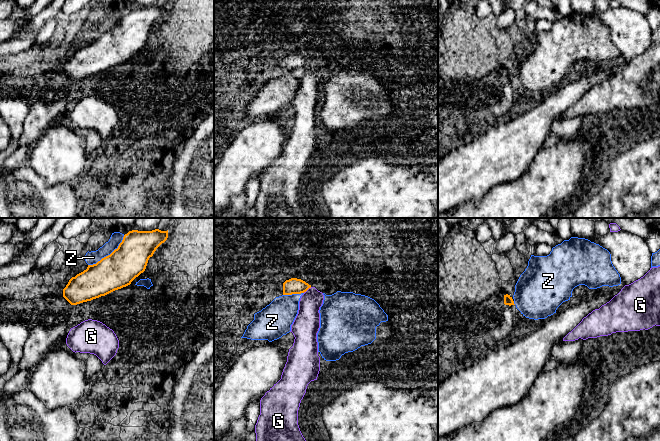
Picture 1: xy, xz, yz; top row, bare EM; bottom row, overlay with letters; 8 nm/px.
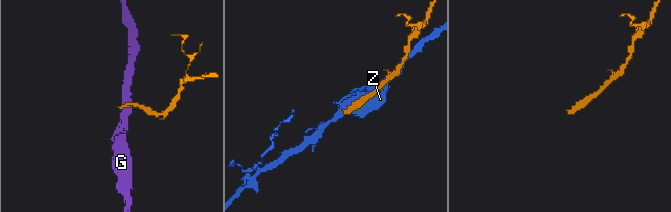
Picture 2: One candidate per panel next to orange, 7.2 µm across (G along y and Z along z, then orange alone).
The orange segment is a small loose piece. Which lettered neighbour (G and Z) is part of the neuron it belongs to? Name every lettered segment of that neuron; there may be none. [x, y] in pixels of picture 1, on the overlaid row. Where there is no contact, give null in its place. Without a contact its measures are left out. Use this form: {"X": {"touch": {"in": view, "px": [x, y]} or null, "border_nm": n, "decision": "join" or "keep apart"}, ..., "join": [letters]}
{"G": {"touch": {"in": "xz", "px": [307, 289]}, "border_nm": 80, "decision": "keep apart"}, "Z": {"touch": {"in": "xy", "px": [108, 255]}, "border_nm": 380, "decision": "keep apart"}, "join": []}

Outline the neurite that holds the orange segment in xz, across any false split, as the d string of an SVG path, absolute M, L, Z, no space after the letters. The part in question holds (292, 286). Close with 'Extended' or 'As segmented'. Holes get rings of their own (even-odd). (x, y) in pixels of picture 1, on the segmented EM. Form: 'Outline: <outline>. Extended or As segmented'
Outline: M291 278L284 283L277 284L277 295L292 295L306 292L311 285L297 278Z. Extended

